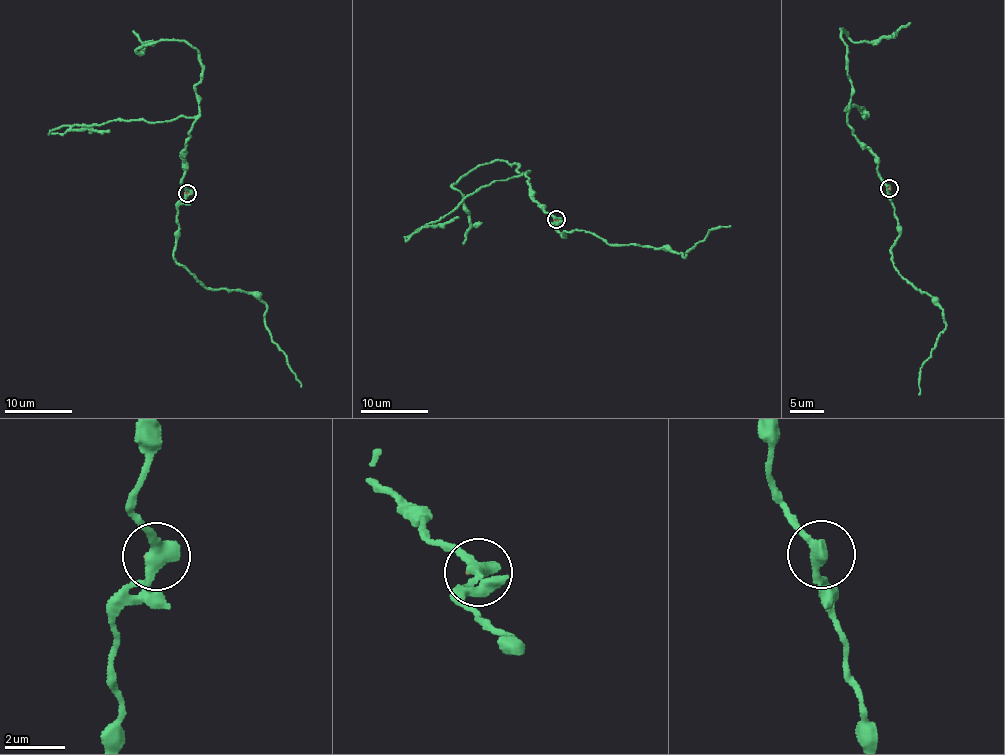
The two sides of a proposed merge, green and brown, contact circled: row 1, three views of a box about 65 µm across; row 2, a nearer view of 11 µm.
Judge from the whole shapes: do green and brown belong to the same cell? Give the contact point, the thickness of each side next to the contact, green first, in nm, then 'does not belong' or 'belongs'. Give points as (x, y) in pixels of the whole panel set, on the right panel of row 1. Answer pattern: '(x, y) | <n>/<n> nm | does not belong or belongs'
(889, 188) | 320/50 nm | does not belong

